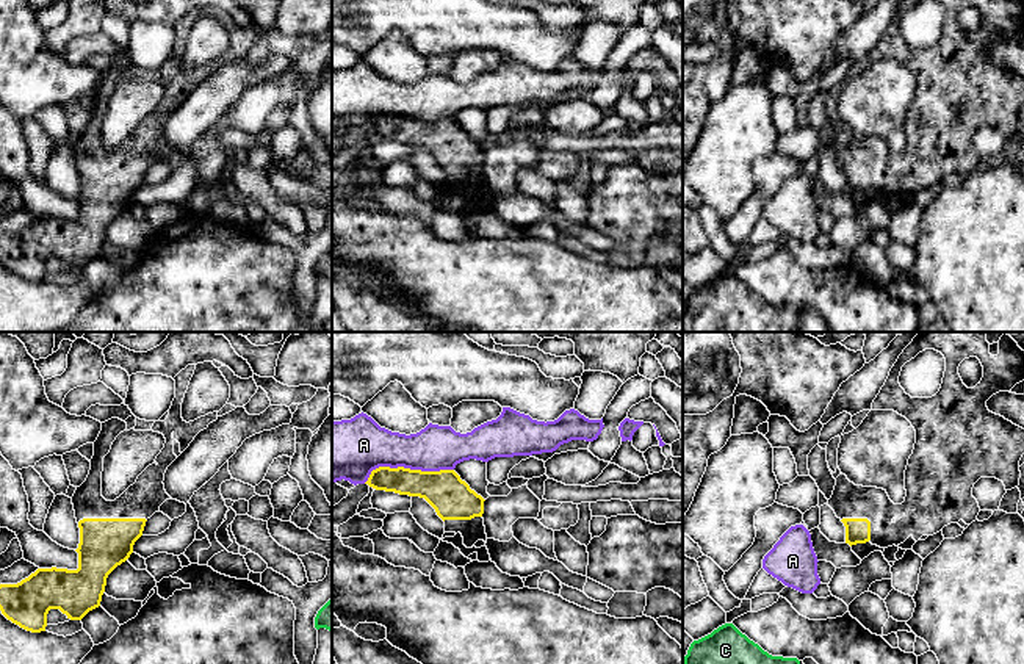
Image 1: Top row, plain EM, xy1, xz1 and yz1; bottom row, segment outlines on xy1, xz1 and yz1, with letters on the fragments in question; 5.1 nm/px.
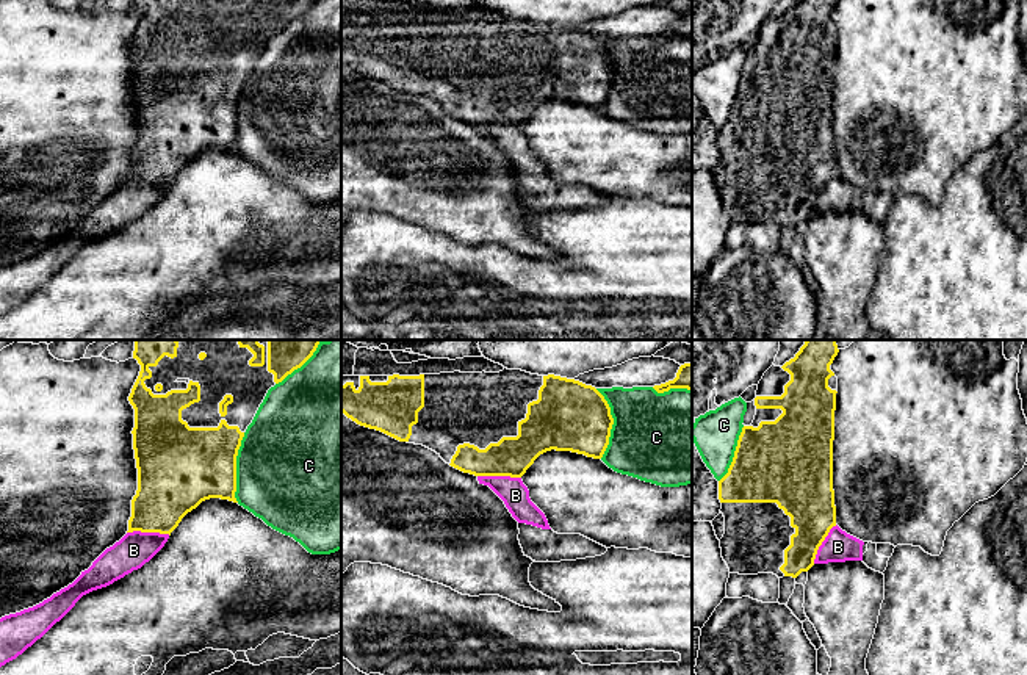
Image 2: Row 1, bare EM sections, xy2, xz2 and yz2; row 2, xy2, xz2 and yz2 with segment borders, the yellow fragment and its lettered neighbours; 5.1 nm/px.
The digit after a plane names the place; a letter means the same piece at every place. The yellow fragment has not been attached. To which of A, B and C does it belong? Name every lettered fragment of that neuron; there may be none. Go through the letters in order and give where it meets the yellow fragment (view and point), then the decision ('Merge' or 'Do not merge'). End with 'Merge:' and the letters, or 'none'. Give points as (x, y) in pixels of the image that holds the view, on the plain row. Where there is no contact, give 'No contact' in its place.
A: Touches yellow at xz1 (406, 118). Do not merge
B: Touches yellow at xz2 (500, 124). Do not merge
C: Touches yellow at xy2 (235, 116). Do not merge
Merge: none

